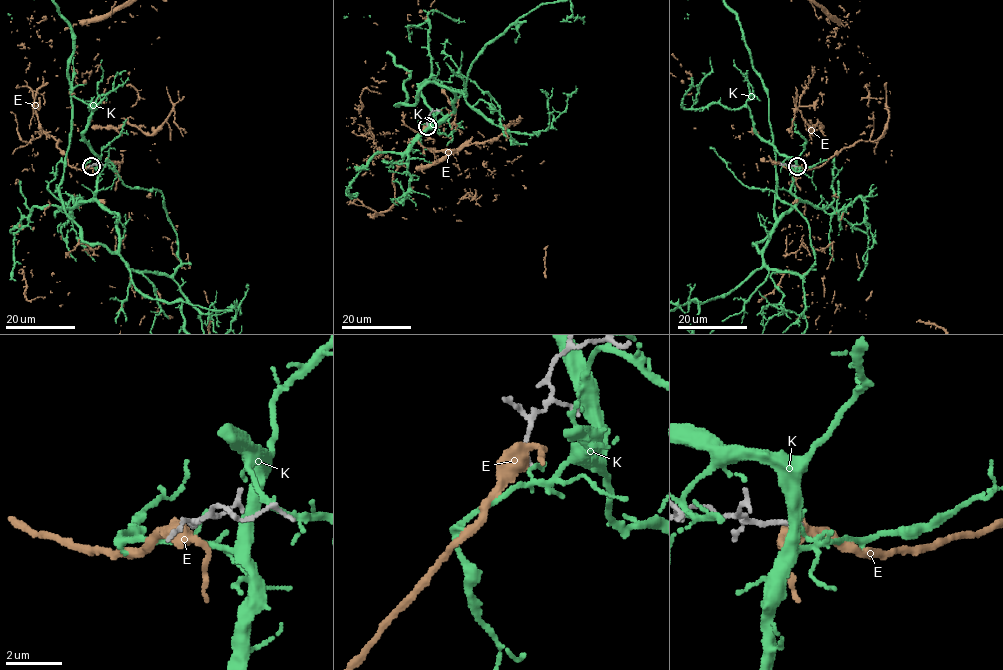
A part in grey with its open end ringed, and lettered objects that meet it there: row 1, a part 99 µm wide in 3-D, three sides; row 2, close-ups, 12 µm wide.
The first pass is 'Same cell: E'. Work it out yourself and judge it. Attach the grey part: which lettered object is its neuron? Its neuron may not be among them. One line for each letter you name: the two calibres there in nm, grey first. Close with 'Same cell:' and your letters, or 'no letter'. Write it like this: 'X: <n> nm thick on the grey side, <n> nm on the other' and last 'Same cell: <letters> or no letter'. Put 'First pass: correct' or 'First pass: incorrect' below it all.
Same cell: no letter
First pass: incorrect

